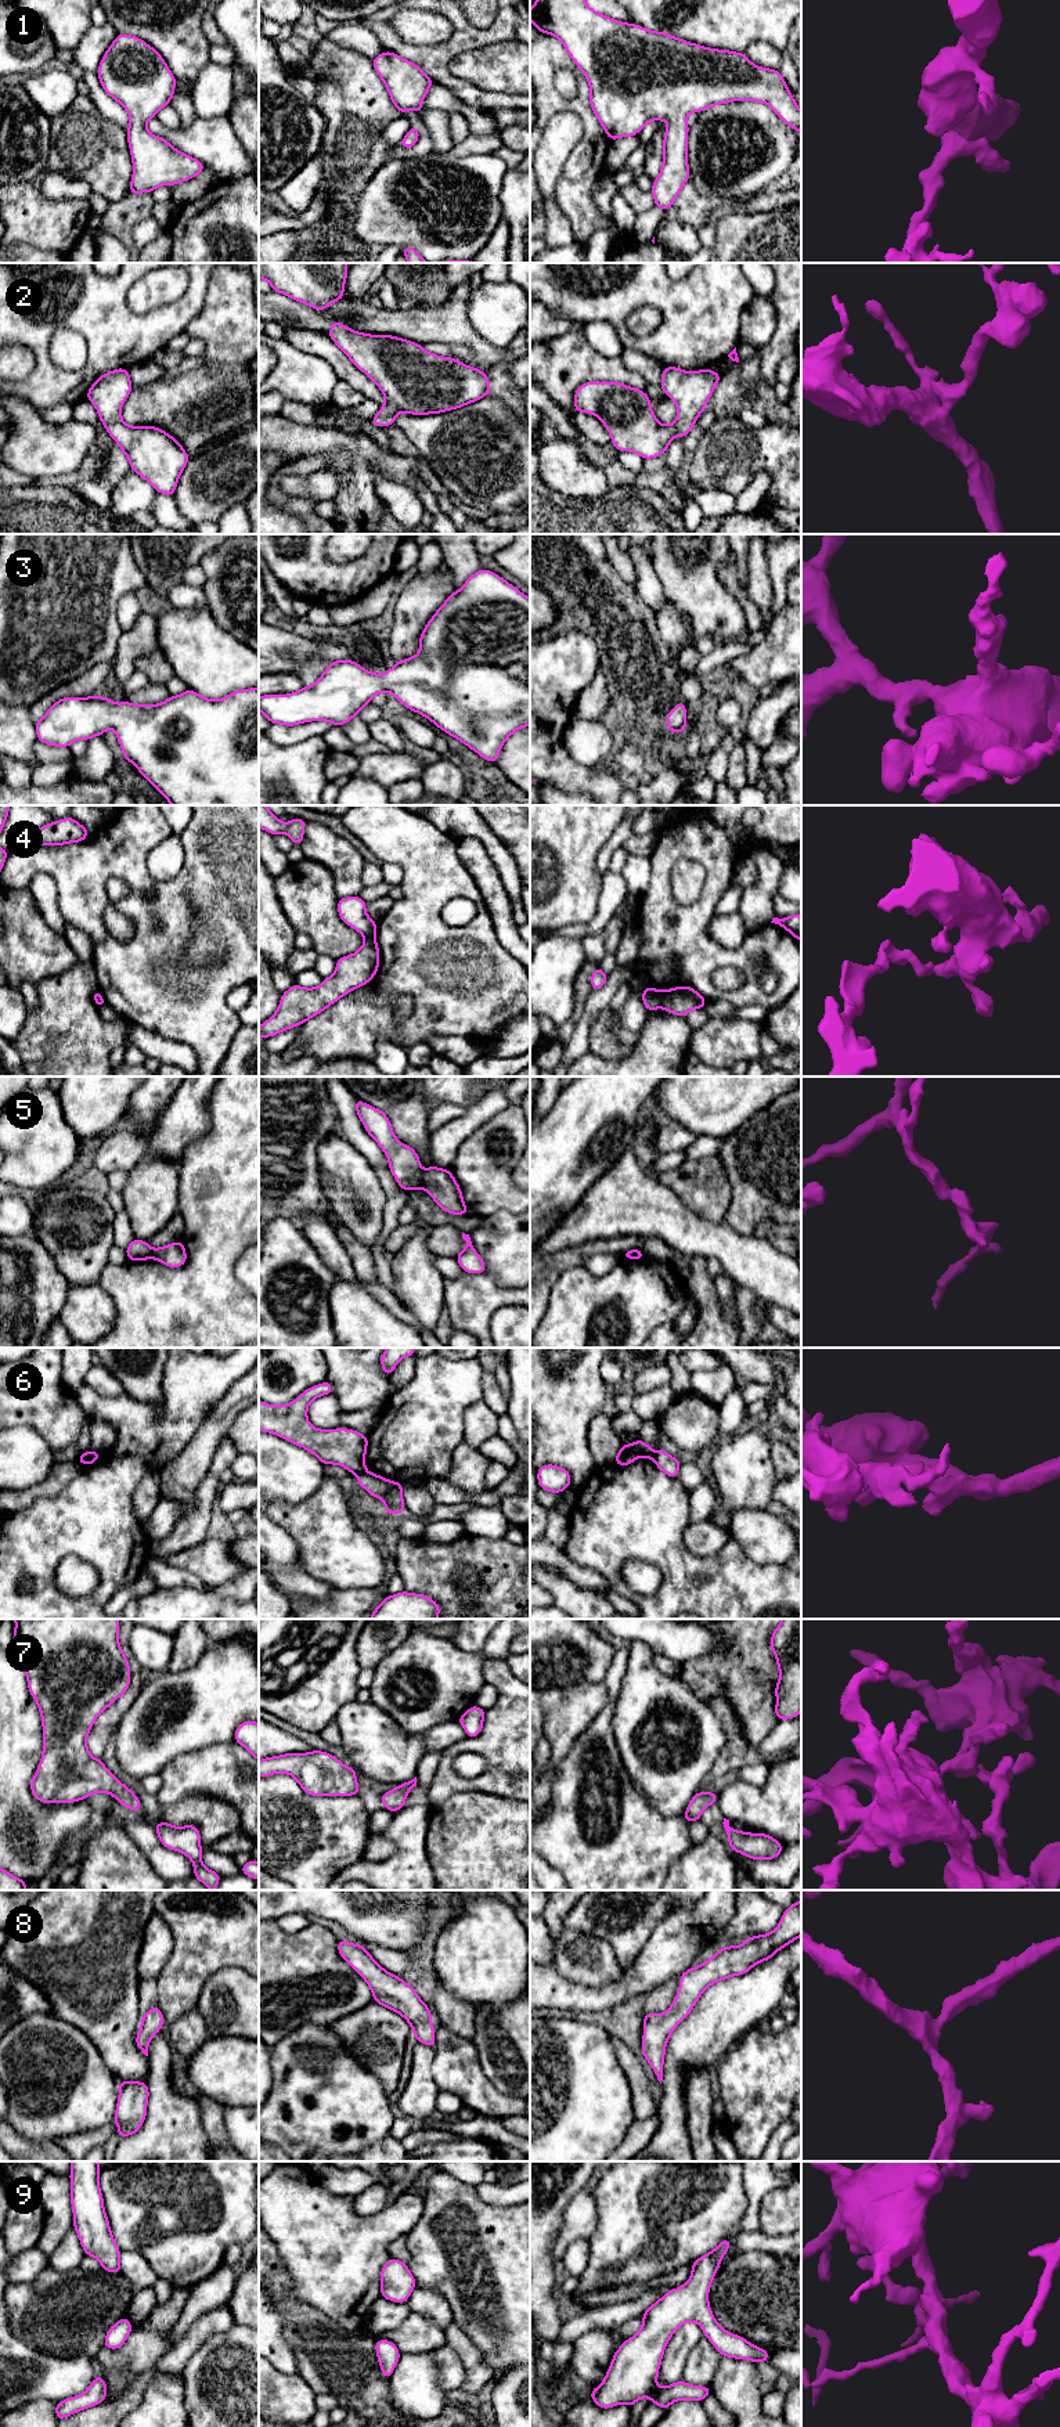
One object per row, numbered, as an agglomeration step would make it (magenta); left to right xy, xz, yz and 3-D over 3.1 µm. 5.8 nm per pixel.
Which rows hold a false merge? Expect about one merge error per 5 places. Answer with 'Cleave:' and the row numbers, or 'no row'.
Cleave: 4, 5, 6

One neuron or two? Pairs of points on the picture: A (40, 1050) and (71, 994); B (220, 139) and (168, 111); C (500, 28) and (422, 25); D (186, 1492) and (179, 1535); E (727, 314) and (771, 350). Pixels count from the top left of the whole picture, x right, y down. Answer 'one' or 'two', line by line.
A: one
B: two
C: two
D: two
E: two

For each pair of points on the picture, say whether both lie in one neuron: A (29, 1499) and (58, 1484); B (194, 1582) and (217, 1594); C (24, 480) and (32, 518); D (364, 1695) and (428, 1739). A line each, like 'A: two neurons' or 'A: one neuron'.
A: one neuron
B: two neurons
C: two neurons
D: two neurons

